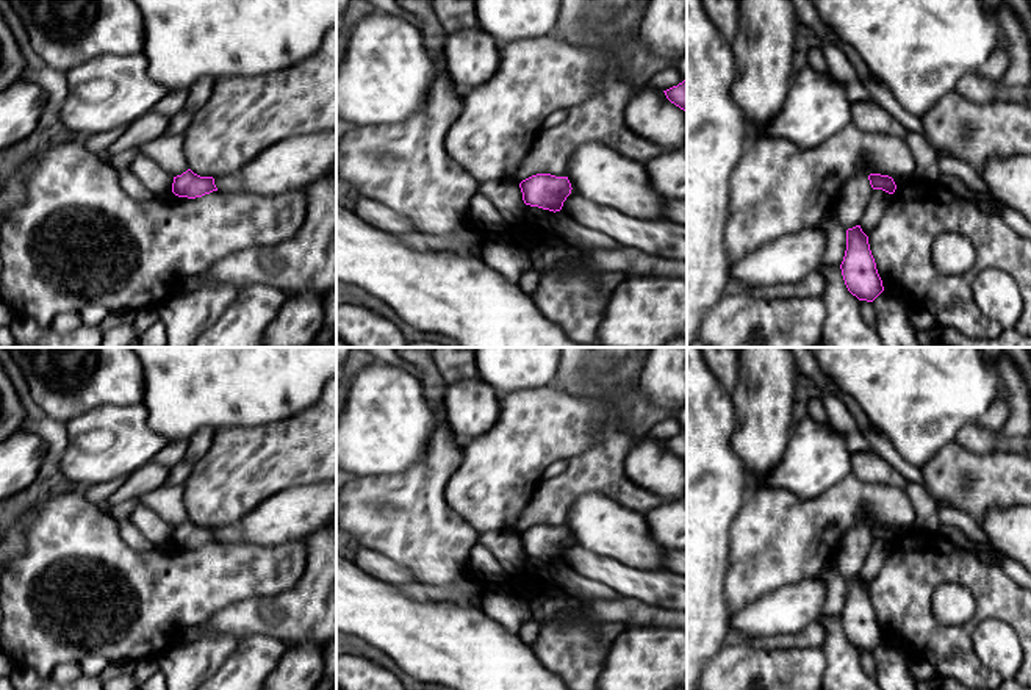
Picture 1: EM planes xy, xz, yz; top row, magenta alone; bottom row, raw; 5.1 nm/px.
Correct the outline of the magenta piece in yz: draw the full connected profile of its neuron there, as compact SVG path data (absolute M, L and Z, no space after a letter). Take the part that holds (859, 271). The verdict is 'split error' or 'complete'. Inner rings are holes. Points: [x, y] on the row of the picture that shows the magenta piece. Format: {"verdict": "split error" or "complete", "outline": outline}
{"verdict": "complete", "outline": "M860 225L846 230L846 250L840 269L848 291L859 300L873 302L884 291L868 236Z"}

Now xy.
{"verdict": "complete", "outline": "M191 169L174 177L172 192L178 197L196 199L217 191L213 177L200 177Z"}

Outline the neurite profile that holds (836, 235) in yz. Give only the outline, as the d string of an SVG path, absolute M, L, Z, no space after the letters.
M828 213L823 222L826 230L824 266L840 268L846 250L846 228L839 222L837 213Z

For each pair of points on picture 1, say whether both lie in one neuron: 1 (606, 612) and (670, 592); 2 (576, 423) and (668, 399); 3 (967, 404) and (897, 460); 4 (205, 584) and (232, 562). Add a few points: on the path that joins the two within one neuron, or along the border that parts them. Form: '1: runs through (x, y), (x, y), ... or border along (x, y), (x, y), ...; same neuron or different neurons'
1: border along (623, 596), (670, 610); different neurons
2: border along (639, 382), (643, 393), (654, 404), (670, 412); different neurons
3: border along (876, 427), (908, 462), (920, 468); different neurons
4: runs through (211, 578), (226, 568); same neuron

